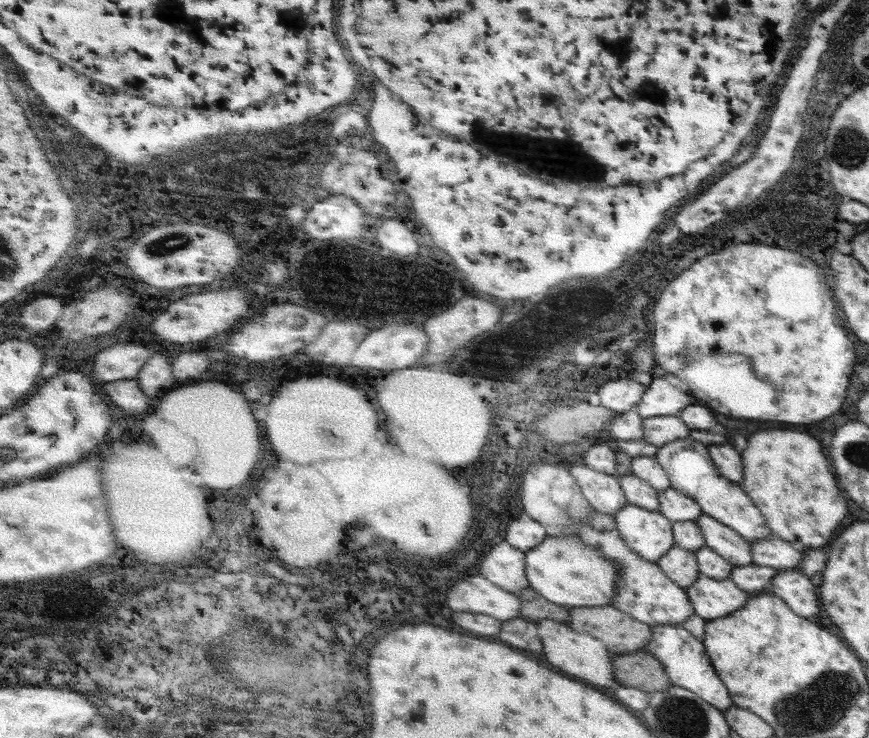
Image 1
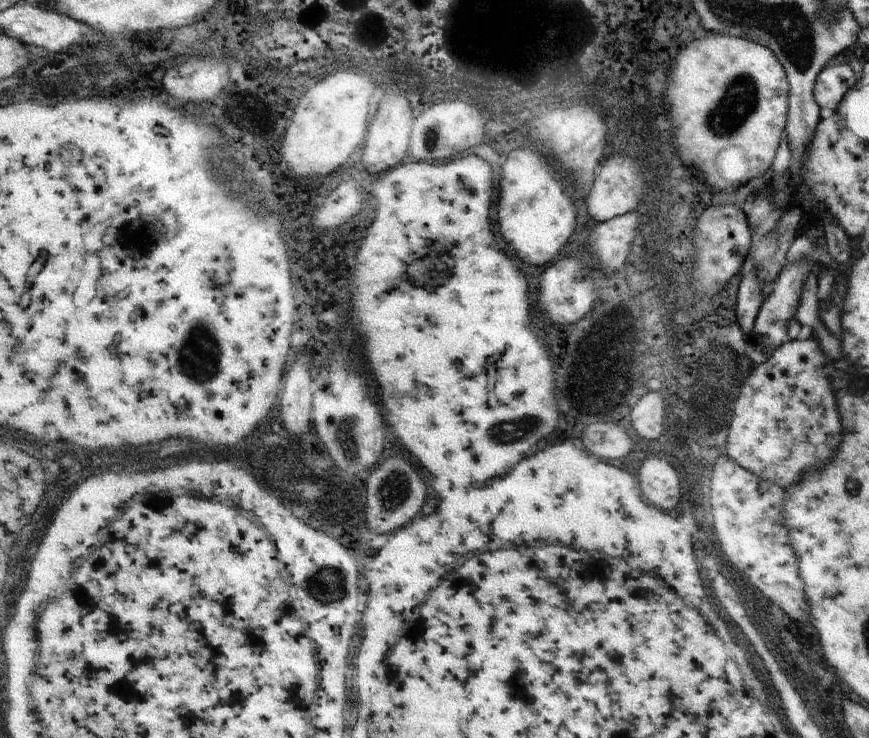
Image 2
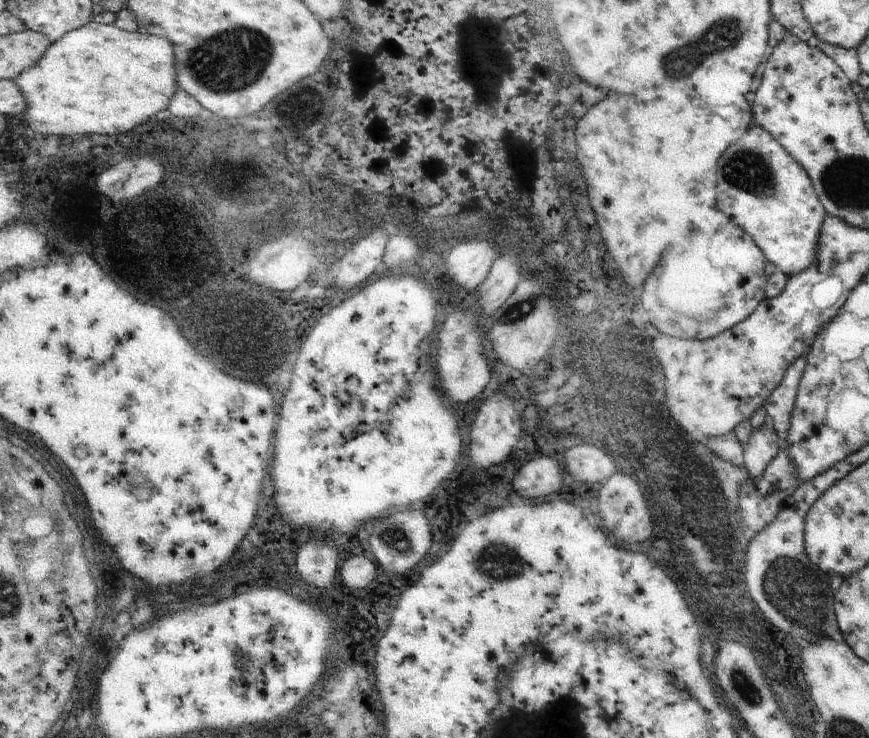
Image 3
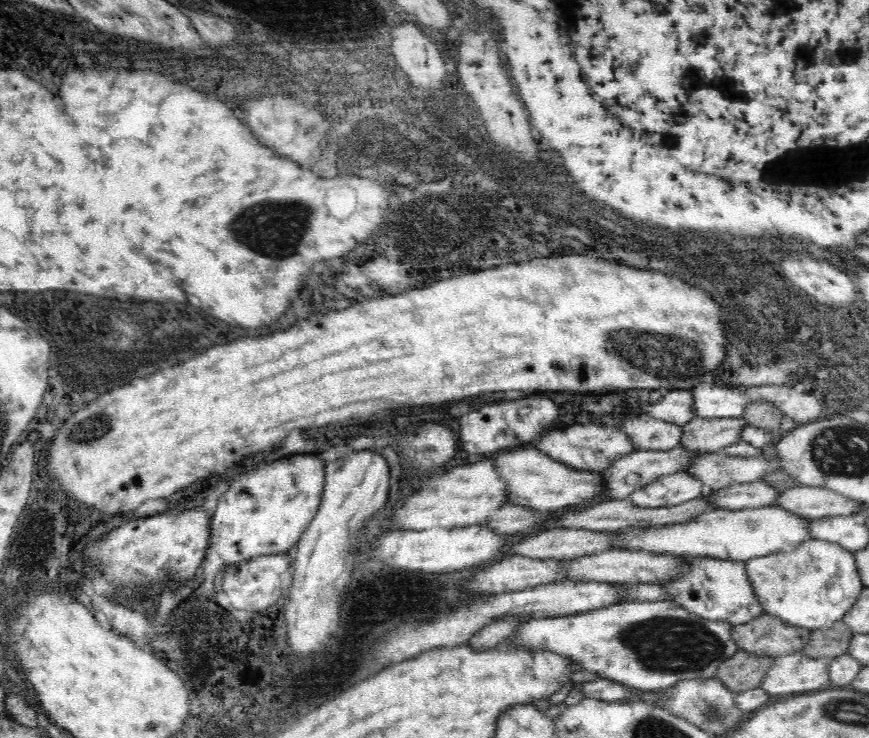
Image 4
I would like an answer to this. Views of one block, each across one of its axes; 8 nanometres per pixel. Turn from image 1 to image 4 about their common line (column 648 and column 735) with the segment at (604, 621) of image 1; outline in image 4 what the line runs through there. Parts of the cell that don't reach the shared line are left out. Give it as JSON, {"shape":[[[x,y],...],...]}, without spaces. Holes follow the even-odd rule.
{"shape":[[[762,614],[748,624],[732,626],[732,640],[740,650],[752,652],[754,656],[776,658],[802,652],[810,640],[810,630],[796,628],[776,616]]]}

